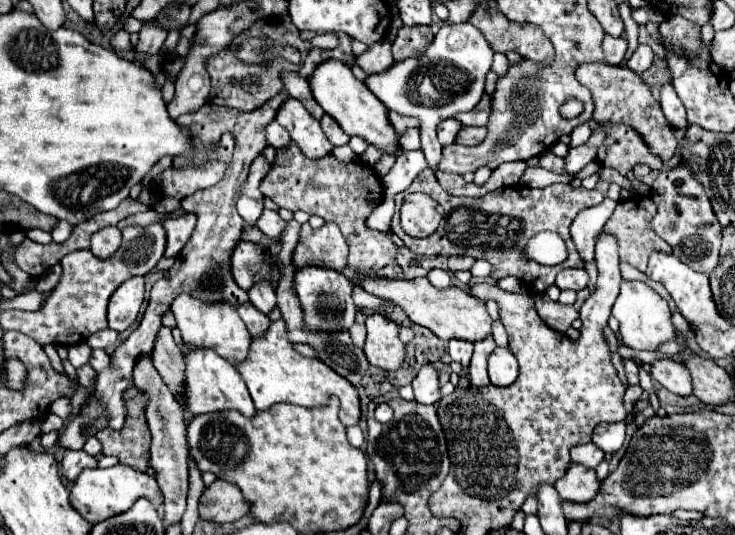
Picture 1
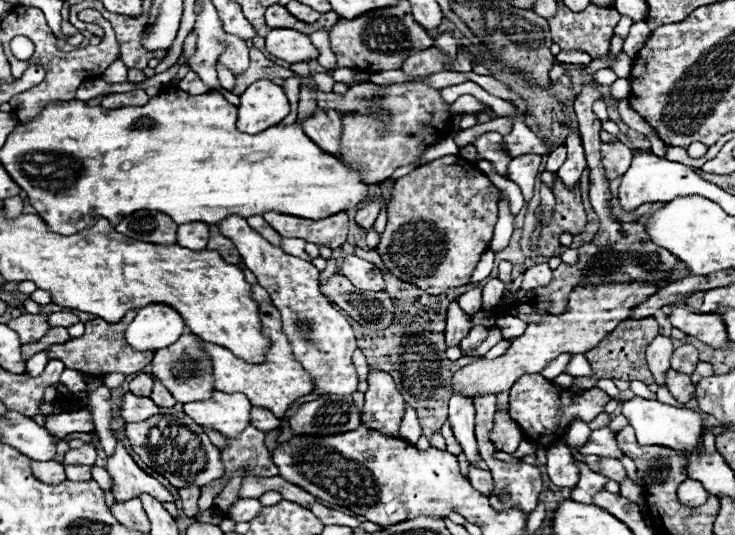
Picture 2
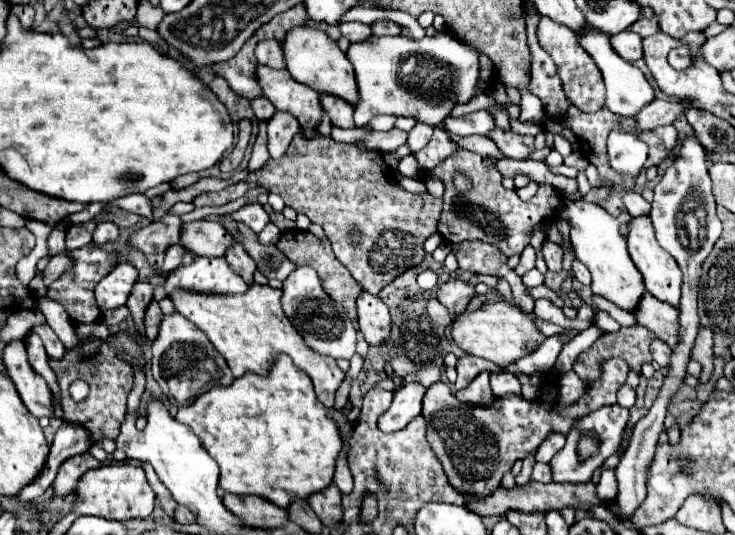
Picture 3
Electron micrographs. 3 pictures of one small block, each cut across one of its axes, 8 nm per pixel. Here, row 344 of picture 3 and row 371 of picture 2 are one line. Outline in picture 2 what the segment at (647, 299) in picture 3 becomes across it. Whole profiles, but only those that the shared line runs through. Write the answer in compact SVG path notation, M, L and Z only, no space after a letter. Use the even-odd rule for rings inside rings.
M668 370L668 374L666 374L666 386L668 386L670 394L678 402L690 402L694 398L694 392L696 392L696 386L692 384L690 376L678 374L676 370Z

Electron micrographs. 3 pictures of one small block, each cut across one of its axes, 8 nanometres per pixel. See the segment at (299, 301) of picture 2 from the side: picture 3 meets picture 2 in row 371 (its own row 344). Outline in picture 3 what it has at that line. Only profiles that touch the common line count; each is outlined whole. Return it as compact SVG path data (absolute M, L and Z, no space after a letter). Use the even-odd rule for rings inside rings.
M302 266L296 268L284 282L282 282L282 310L288 316L288 320L292 322L292 326L296 328L296 332L304 338L304 342L316 350L318 354L330 356L334 360L344 358L350 360L354 356L356 350L356 330L350 322L350 318L346 316L344 308L334 302L320 284L320 278L316 274L314 268L310 266Z

